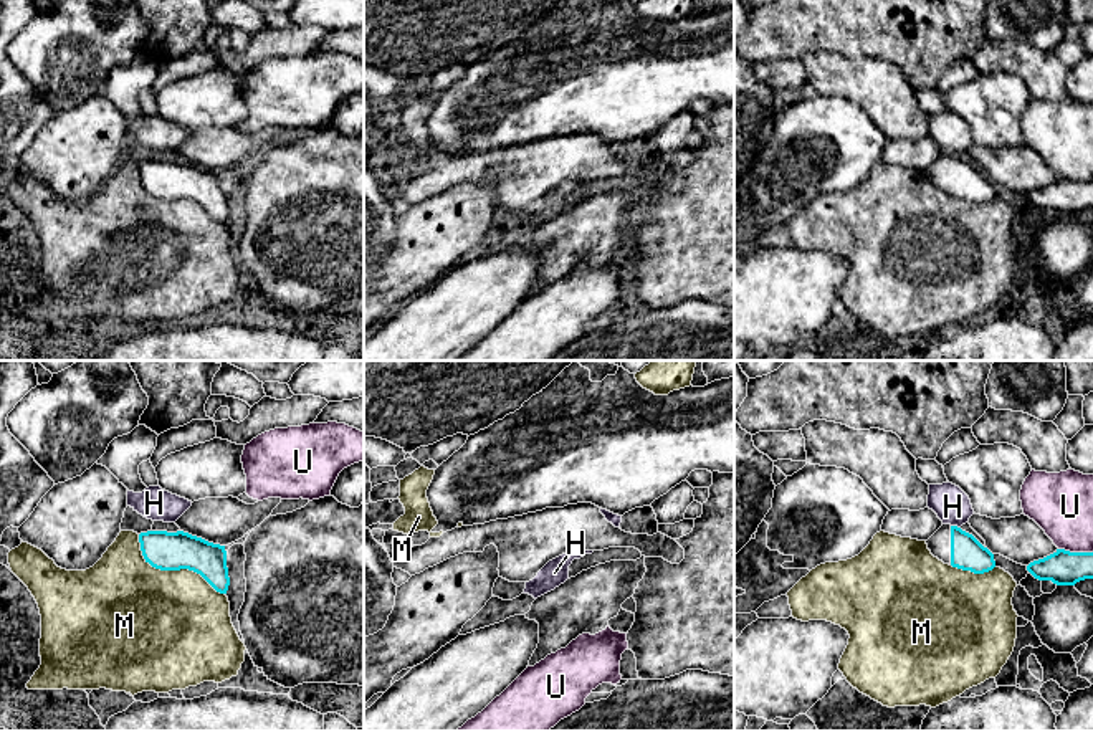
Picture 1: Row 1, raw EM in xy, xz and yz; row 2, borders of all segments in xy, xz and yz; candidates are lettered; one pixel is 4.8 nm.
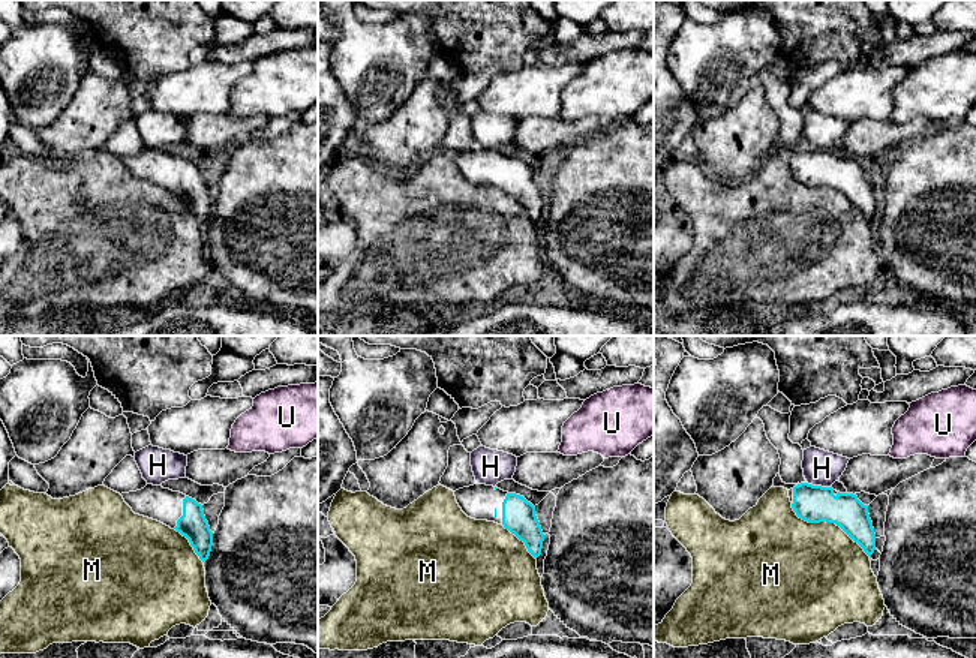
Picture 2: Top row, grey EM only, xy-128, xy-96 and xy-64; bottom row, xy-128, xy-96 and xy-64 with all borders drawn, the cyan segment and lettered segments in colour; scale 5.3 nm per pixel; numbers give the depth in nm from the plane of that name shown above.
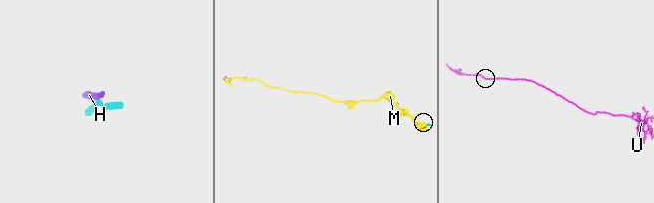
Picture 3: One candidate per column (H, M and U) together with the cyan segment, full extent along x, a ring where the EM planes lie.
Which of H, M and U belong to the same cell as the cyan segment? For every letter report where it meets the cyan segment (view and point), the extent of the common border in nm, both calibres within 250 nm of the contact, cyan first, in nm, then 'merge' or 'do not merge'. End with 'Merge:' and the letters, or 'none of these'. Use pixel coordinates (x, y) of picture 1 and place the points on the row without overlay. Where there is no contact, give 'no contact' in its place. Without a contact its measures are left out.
H: yz (956, 156) | 50 nm | 160/180 nm | do not merge
M: xy (172, 199) | 500 nm | 190/500 nm | do not merge
U: yz (1075, 182) | 170 nm | 170/300 nm | do not merge
Merge: none of these

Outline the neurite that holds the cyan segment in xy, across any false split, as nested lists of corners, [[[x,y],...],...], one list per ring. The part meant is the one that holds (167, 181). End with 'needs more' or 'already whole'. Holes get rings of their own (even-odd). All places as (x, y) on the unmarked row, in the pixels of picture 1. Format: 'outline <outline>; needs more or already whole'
outline [[[147,160],[139,164],[141,180],[160,200],[189,198],[200,203],[217,222],[230,215],[225,175],[208,172],[184,160]]]; already whole

